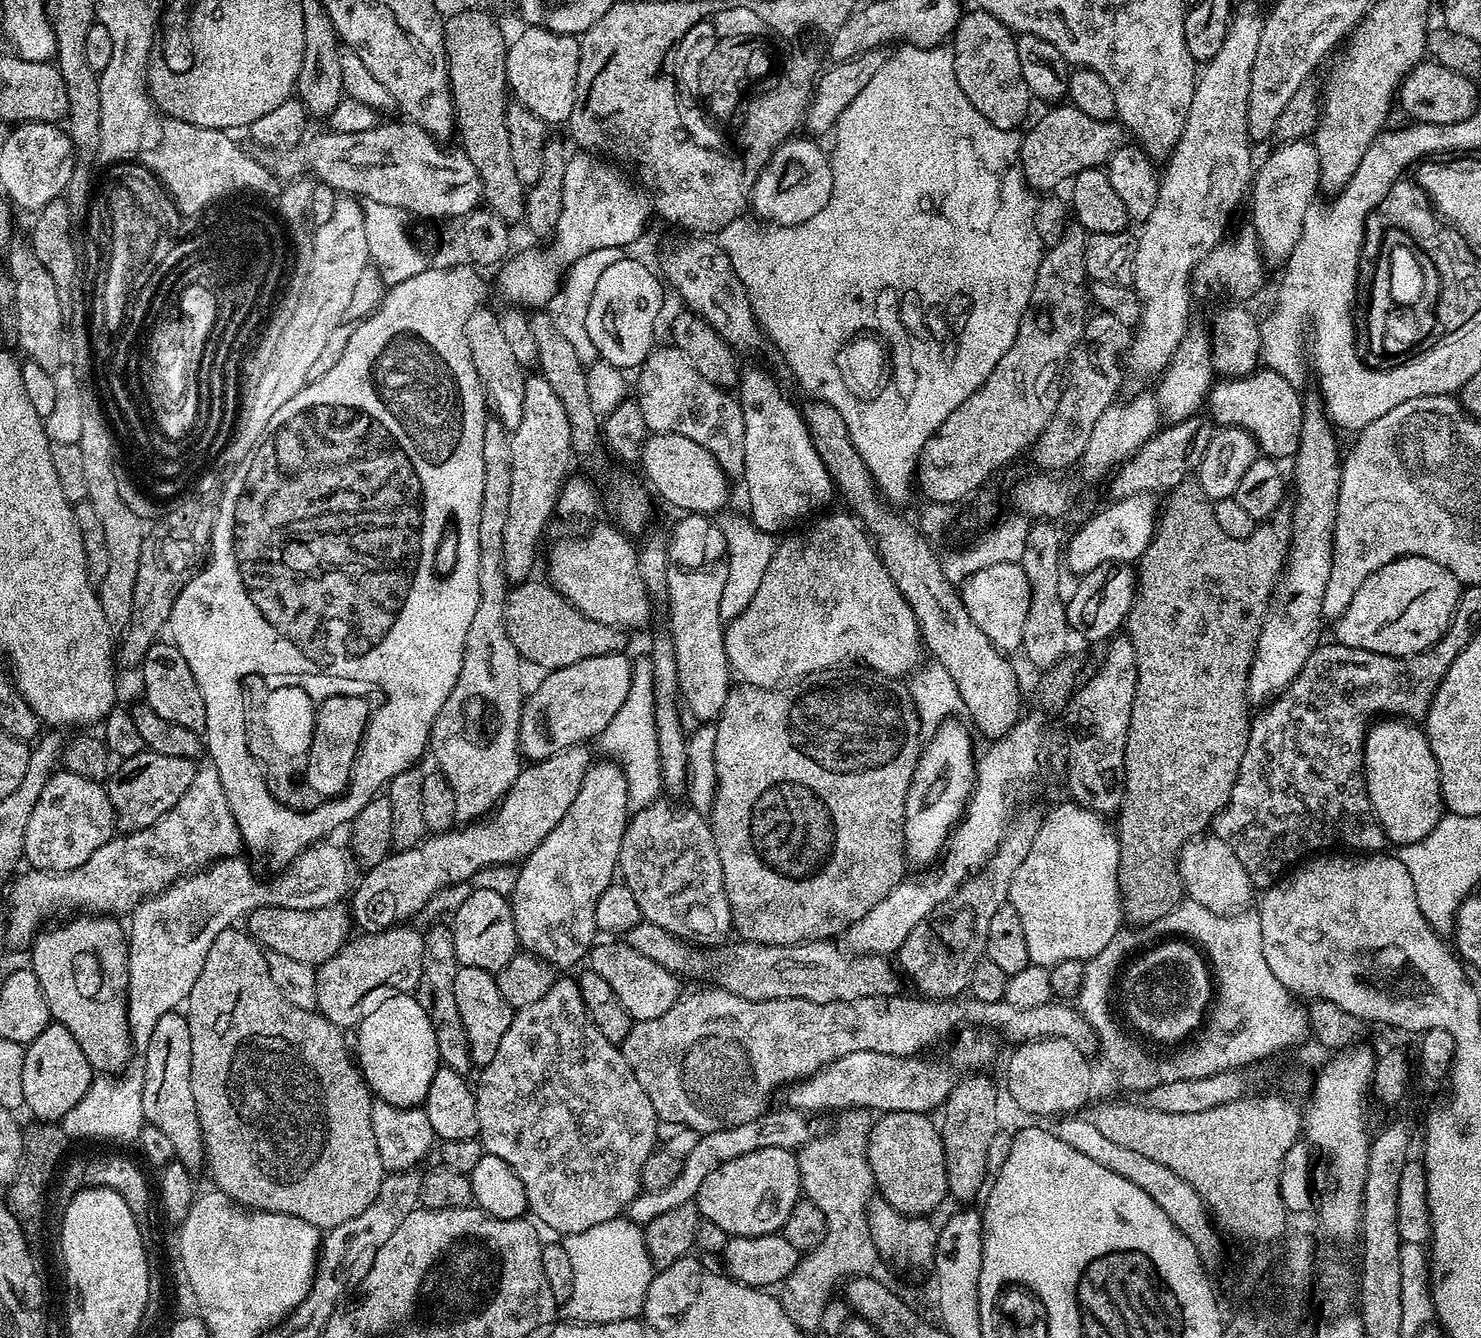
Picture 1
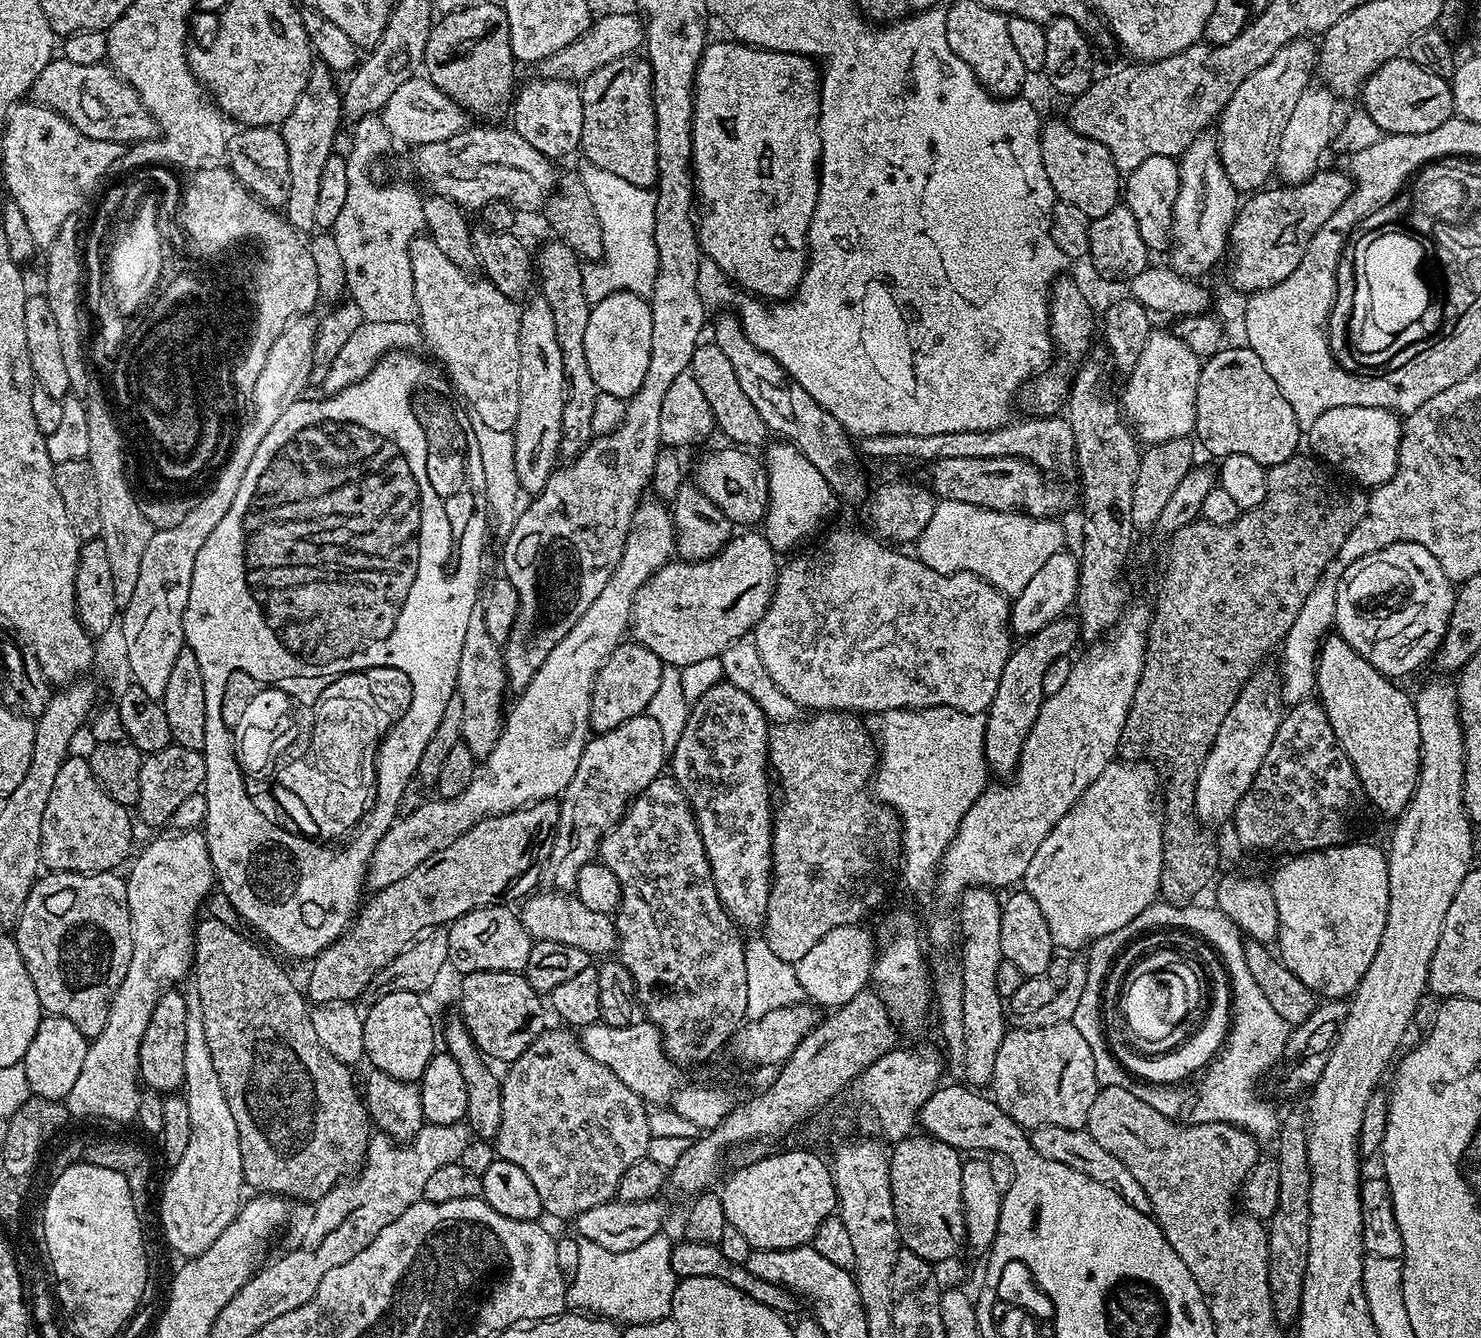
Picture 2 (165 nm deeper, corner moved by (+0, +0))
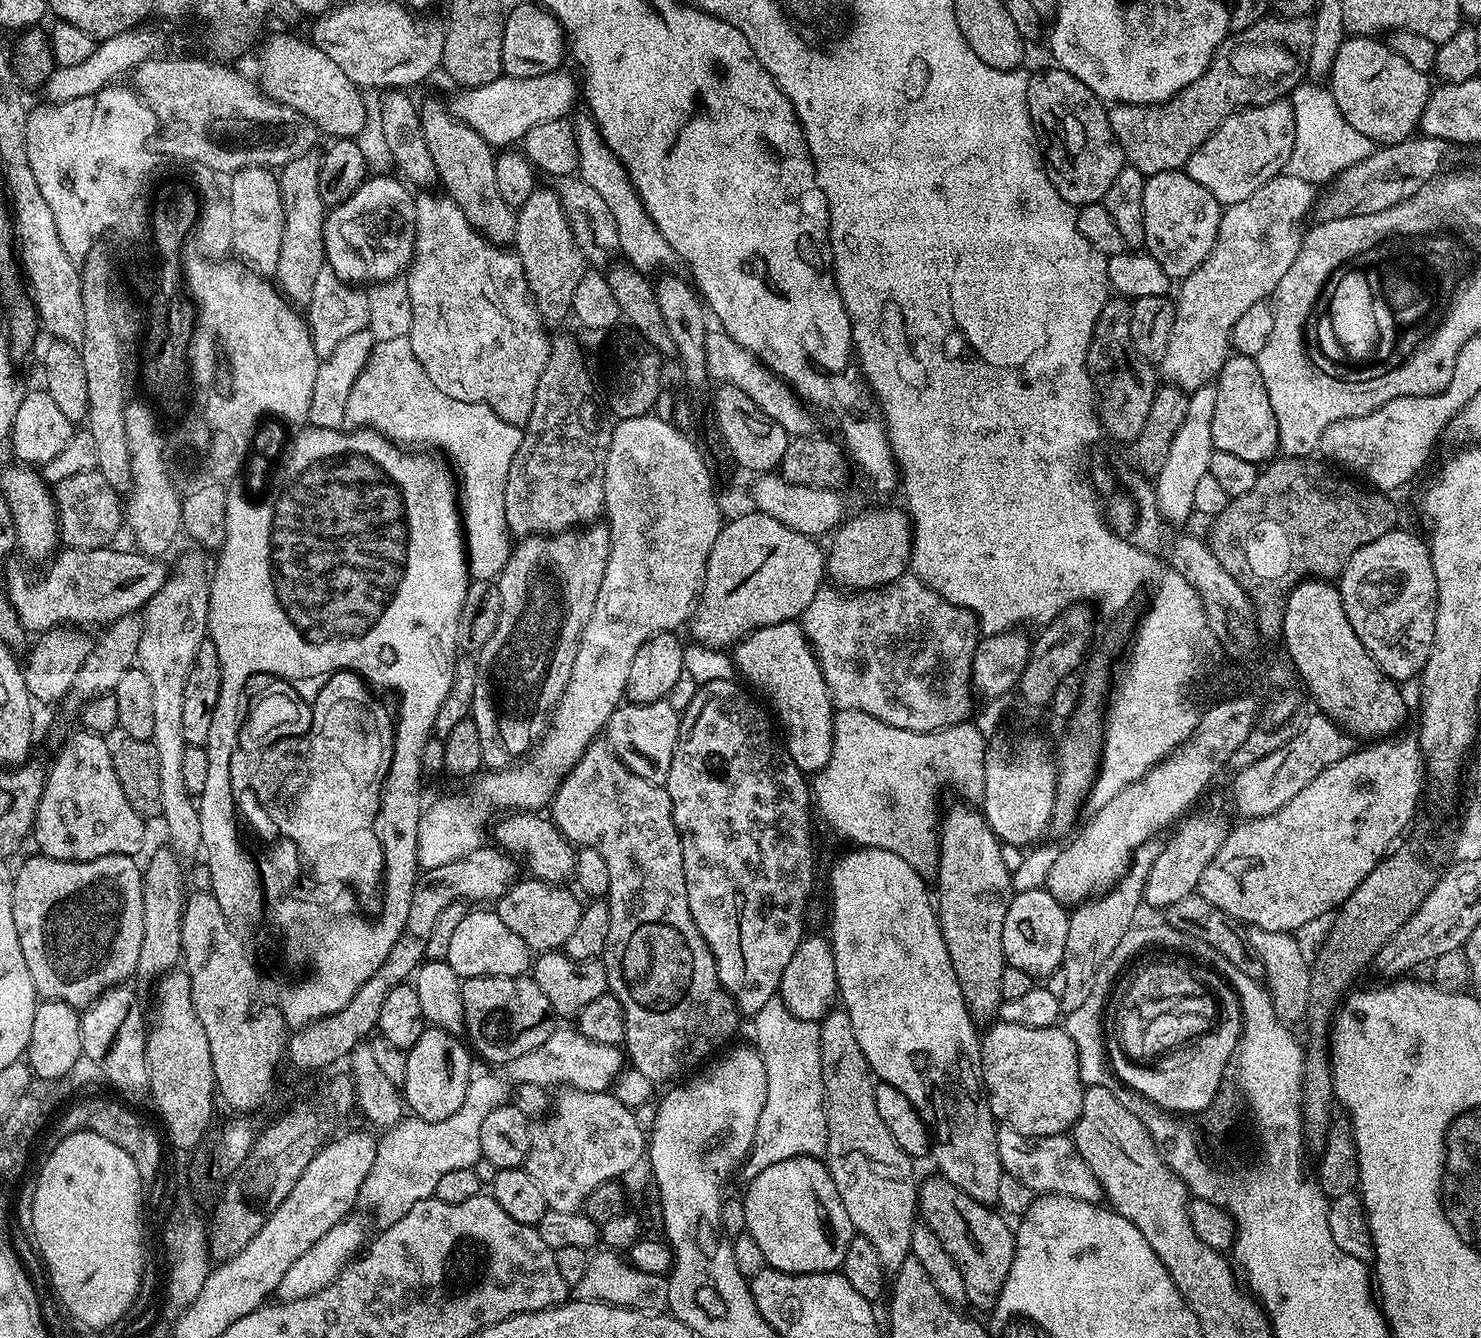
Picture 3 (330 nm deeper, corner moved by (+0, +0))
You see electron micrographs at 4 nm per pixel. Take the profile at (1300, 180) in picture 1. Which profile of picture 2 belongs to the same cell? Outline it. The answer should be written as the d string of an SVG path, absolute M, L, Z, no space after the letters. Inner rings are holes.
M1313 80L1298 98L1286 127L1278 142L1276 171L1285 185L1301 184L1308 181L1321 167L1320 160L1332 140L1336 96L1323 81Z

